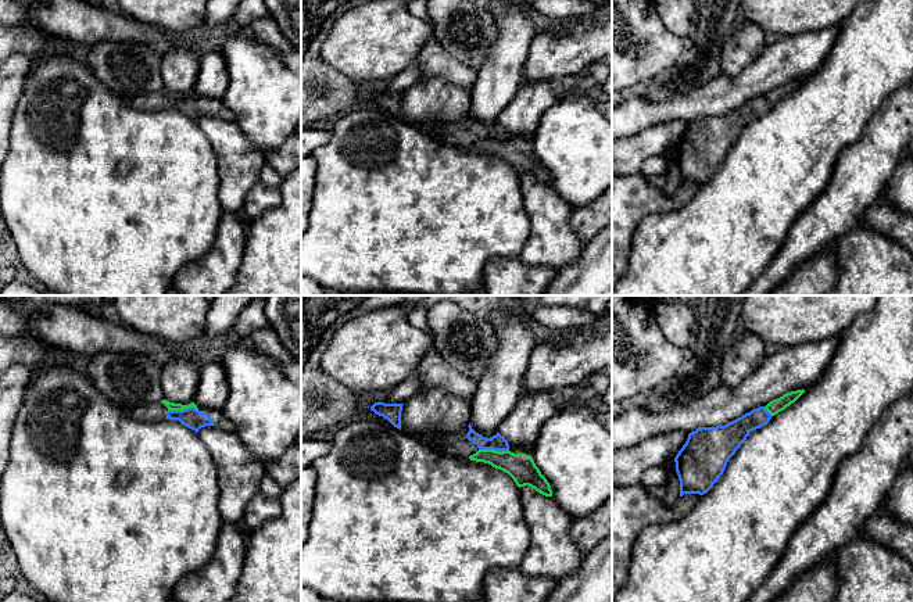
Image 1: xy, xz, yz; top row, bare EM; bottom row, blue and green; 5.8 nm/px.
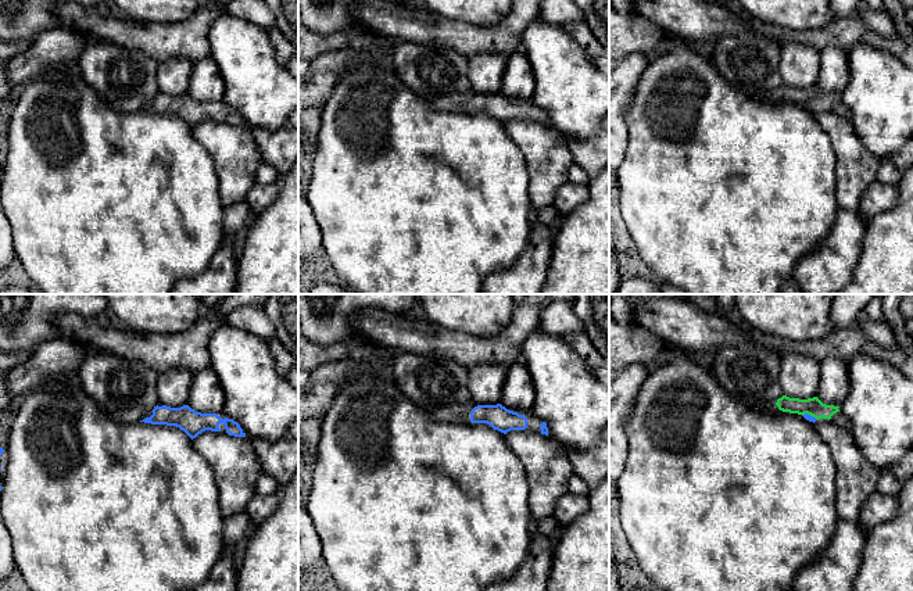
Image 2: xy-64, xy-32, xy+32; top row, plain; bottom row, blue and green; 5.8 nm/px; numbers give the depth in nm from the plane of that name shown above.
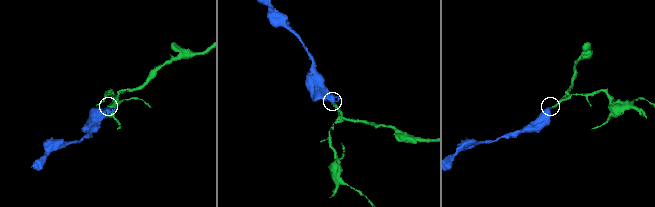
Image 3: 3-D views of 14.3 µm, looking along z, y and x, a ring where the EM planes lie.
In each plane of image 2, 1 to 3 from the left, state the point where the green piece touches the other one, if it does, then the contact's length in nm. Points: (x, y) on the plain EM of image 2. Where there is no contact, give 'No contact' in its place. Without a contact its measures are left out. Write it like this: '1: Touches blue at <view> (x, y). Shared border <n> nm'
1: No contact
2: No contact
3: Touches blue at xy+32 (809, 104). Shared border 90 nm

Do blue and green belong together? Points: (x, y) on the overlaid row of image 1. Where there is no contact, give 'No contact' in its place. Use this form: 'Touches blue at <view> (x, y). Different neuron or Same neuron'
Touches blue at xy (183, 409). Same neuron

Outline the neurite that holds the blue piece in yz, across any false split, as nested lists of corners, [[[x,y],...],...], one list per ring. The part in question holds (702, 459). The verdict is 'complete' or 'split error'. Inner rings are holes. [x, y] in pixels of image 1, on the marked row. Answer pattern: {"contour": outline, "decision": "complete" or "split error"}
{"contour": [[[805,390],[787,393],[724,426],[701,427],[690,433],[674,458],[680,497],[706,494],[749,433],[767,424],[774,415],[794,404],[803,393]]], "decision": "split error"}

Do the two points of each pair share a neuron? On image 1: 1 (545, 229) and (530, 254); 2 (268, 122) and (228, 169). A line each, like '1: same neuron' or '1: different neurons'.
1: same neuron
2: different neurons

